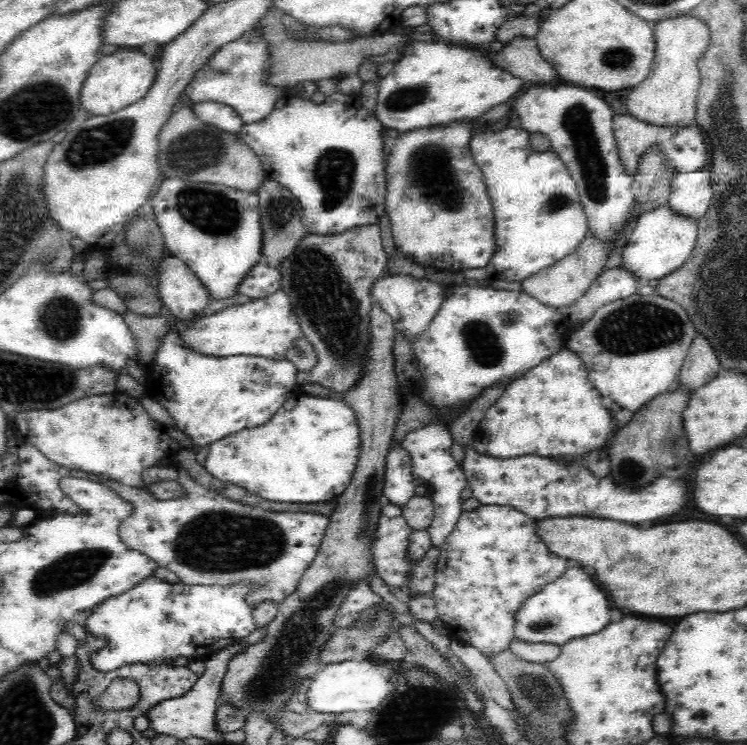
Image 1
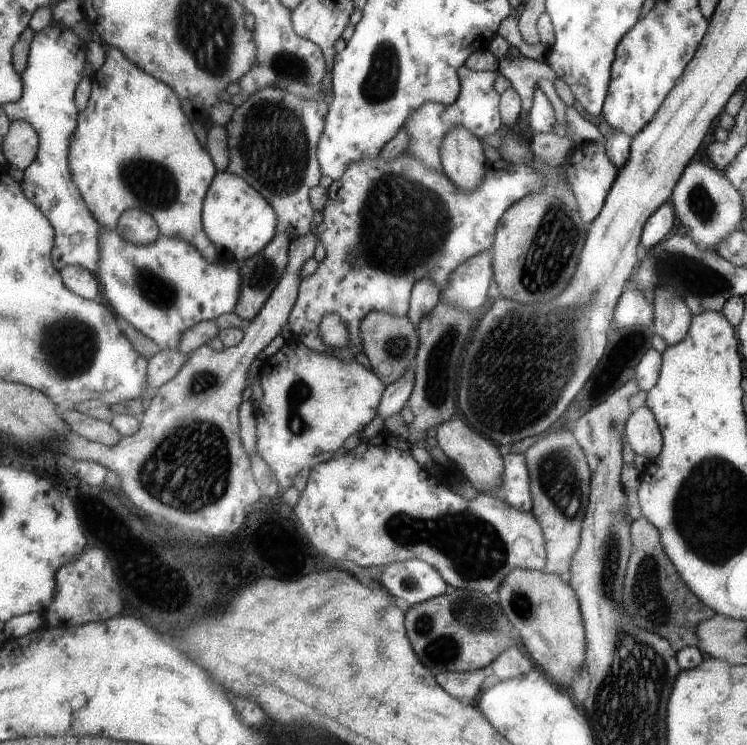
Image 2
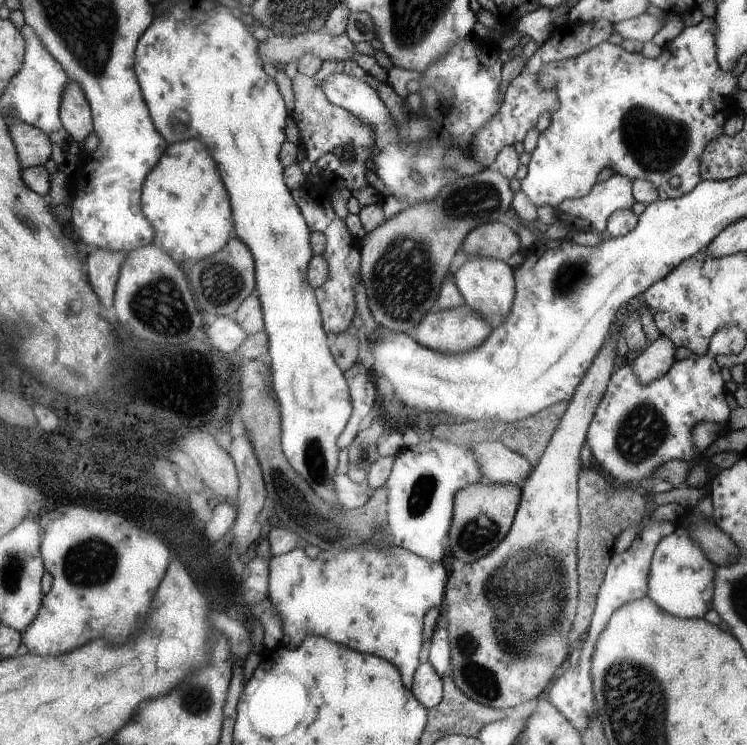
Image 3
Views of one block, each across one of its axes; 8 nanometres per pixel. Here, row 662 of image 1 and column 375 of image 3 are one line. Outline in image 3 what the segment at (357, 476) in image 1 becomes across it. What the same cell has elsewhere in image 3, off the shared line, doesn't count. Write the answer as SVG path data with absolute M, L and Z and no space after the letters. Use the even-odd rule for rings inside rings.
M483 169L474 175L456 177L455 181L442 188L438 197L411 207L404 206L382 225L366 233L361 244L361 280L366 287L368 306L375 321L391 331L407 333L407 330L416 328L422 320L422 314L426 314L434 306L434 302L438 301L439 292L446 281L446 273L450 270L450 262L460 244L466 240L467 234L477 226L498 220L502 214L506 214L513 206L514 198L508 177L496 169Z

